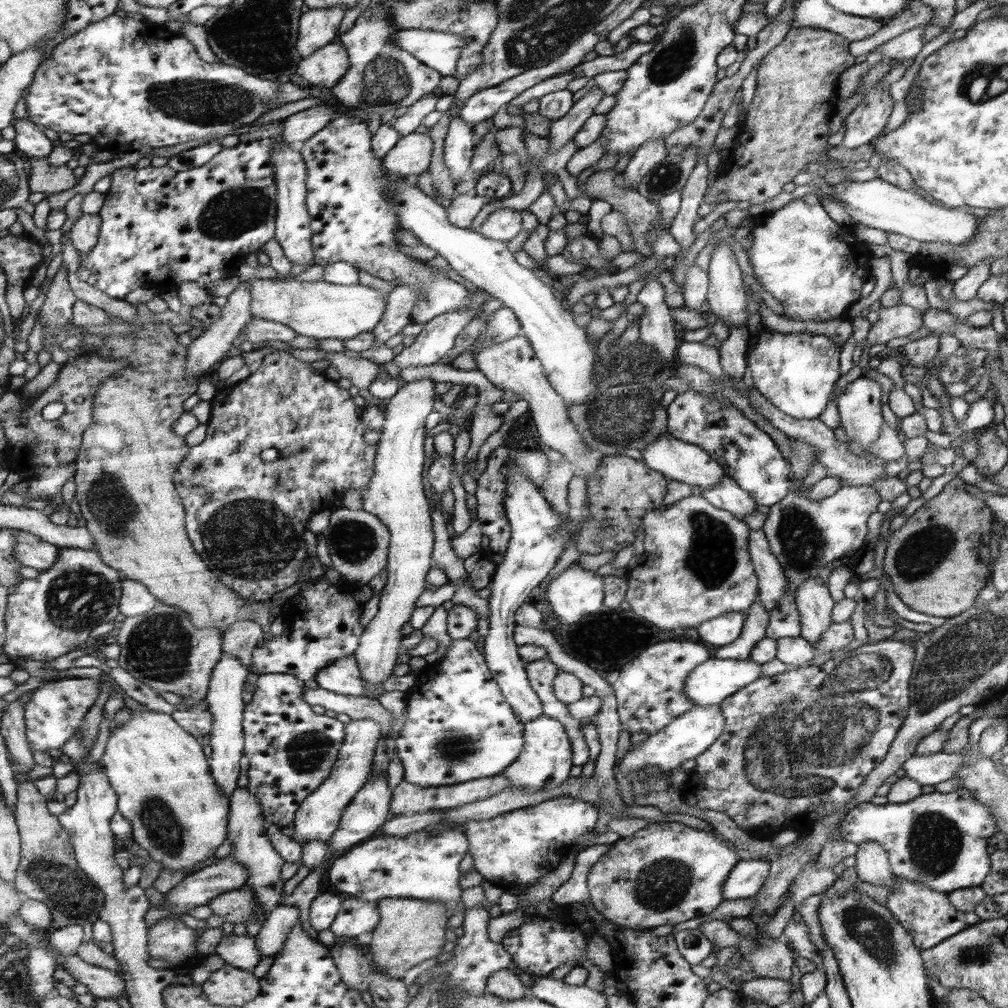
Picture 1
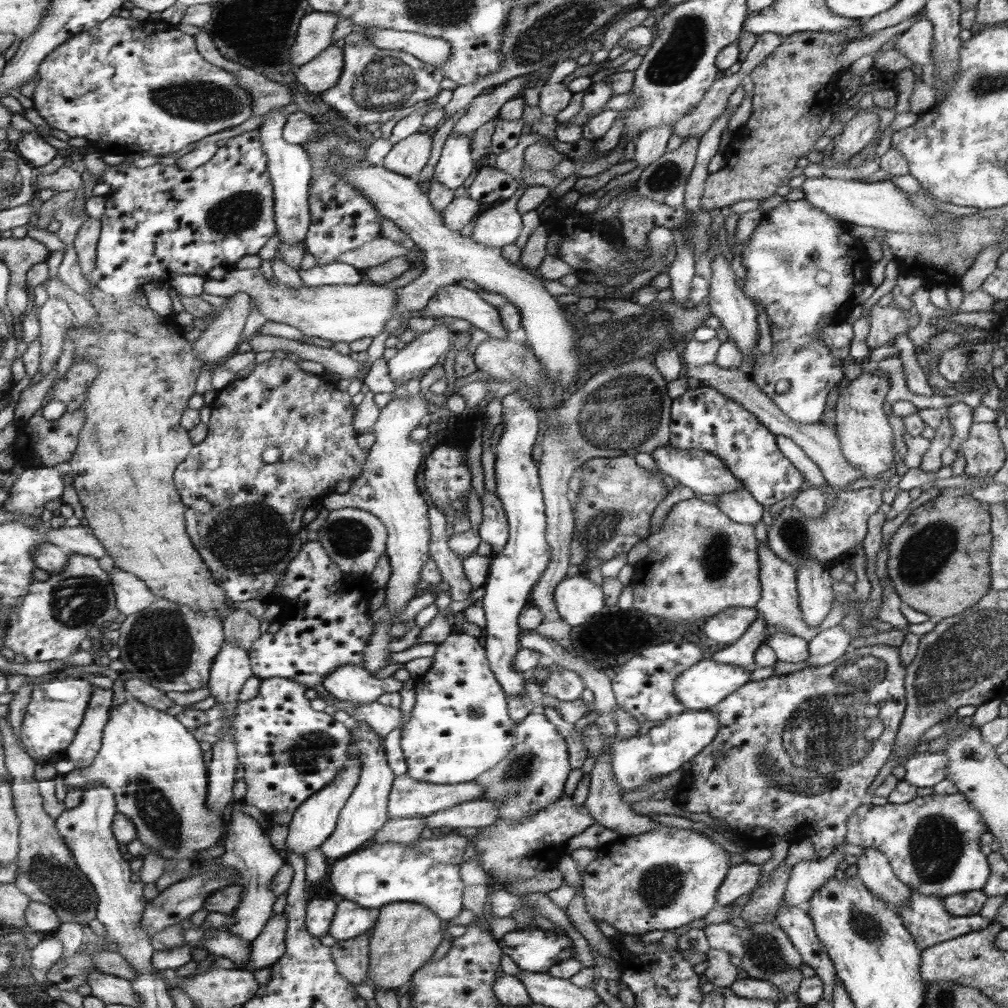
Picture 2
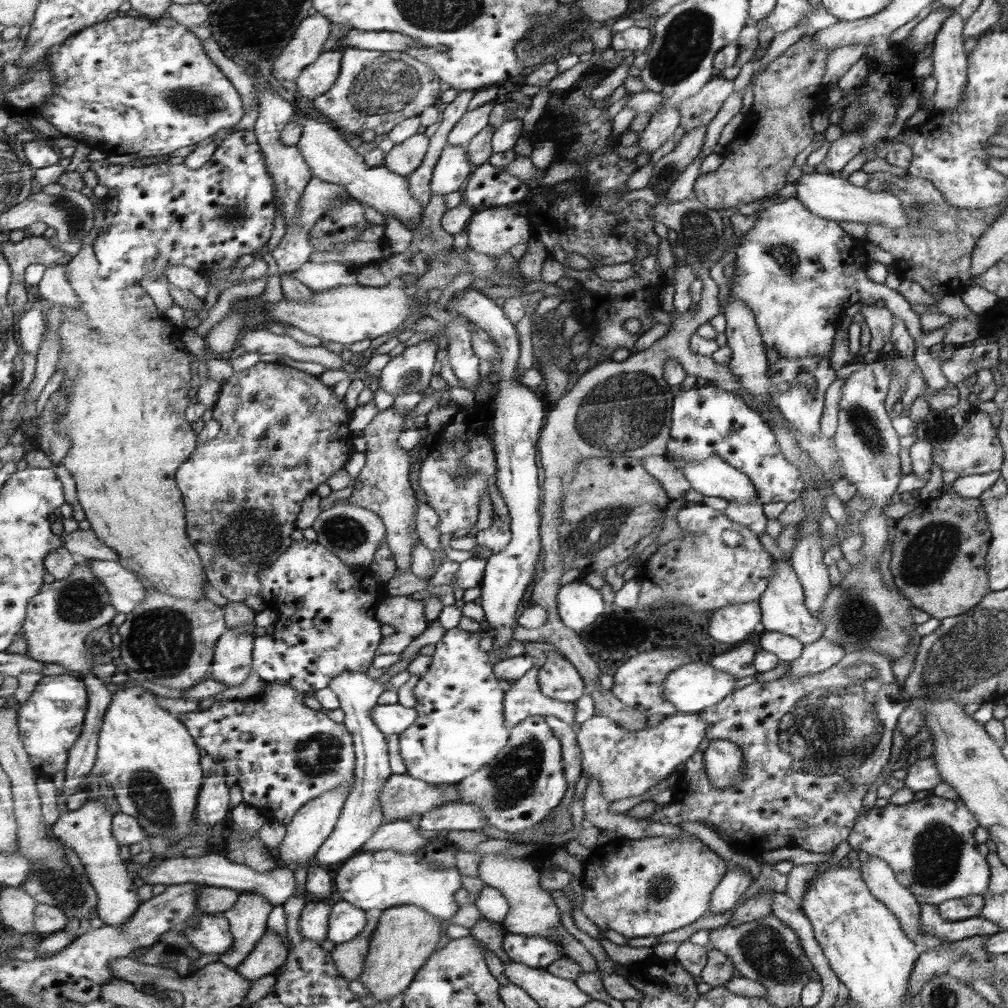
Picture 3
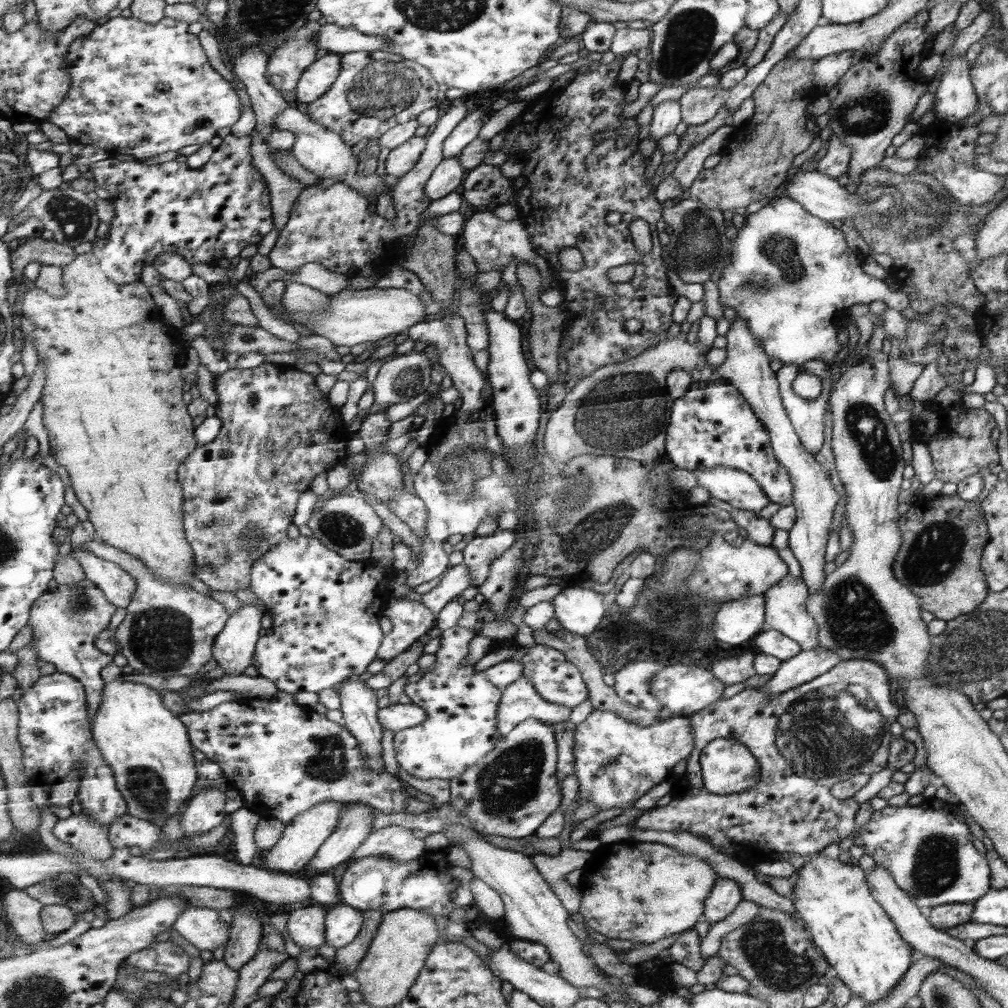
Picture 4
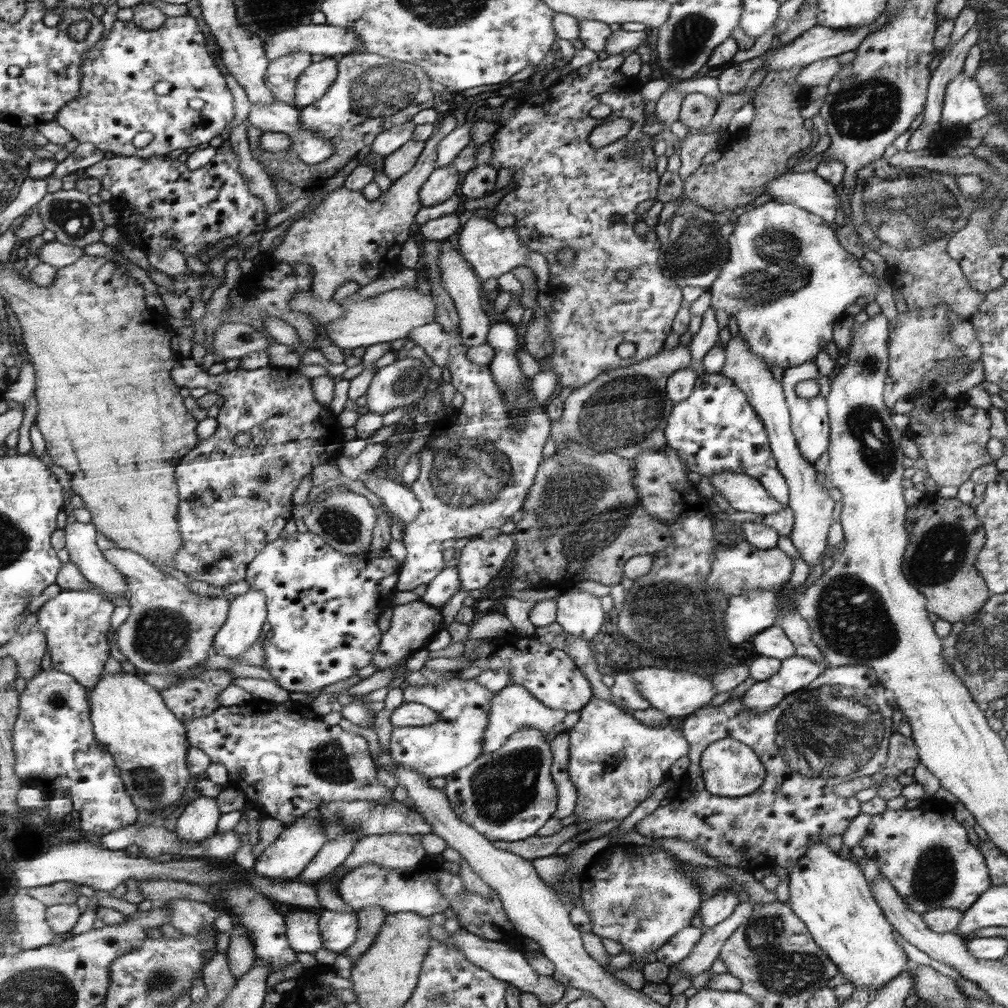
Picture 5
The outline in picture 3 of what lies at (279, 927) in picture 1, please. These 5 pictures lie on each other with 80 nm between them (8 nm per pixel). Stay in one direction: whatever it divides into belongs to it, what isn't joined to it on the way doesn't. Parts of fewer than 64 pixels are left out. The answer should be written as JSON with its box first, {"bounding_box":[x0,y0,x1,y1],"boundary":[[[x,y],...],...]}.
{"bounding_box":[235,930,289,986],"boundary":[[[267,930],[262,940],[258,940],[258,946],[235,969],[243,974],[252,986],[255,980],[272,974],[284,965],[288,956],[289,950],[284,946],[281,934]]]}

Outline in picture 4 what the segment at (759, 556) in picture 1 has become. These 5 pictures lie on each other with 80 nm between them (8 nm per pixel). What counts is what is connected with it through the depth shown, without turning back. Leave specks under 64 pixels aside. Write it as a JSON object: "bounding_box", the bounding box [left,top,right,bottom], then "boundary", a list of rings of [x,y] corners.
{"bounding_box":[763,573,819,651],"boundary":[[[786,573],[776,585],[766,590],[763,595],[765,598],[764,626],[766,628],[777,630],[784,634],[784,636],[795,640],[801,646],[802,651],[817,648],[819,645],[819,628],[814,618],[806,610],[809,592],[807,591],[806,584],[804,584],[804,581],[800,577],[796,578],[790,575],[790,573]]]}

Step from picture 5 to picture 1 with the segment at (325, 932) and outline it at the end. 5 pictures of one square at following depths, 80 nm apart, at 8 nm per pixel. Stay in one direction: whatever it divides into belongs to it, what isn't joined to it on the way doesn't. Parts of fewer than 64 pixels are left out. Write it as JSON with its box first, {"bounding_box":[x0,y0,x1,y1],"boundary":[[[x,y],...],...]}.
{"bounding_box":[330,897,381,937],"boundary":[[[344,897],[342,908],[336,915],[330,930],[334,936],[357,937],[364,932],[373,932],[381,922],[377,902],[366,902],[366,899]]]}

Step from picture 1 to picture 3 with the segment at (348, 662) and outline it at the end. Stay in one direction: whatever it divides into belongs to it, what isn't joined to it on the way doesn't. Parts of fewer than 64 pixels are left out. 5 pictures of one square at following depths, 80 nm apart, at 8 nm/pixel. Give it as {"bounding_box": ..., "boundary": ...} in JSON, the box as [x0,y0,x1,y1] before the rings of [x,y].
{"bounding_box":[314,672,393,866],"boundary":[[[342,672],[330,681],[329,688],[338,698],[340,709],[345,714],[343,725],[353,734],[353,744],[356,748],[356,778],[351,788],[352,792],[348,793],[349,796],[336,828],[330,833],[328,840],[321,846],[320,852],[314,858],[321,865],[331,864],[332,866],[338,862],[348,861],[350,857],[360,852],[365,842],[385,823],[385,815],[382,814],[382,804],[378,797],[393,774],[388,761],[386,736],[374,723],[372,714],[380,695],[392,690],[393,686],[390,681],[380,684],[366,673]]]}

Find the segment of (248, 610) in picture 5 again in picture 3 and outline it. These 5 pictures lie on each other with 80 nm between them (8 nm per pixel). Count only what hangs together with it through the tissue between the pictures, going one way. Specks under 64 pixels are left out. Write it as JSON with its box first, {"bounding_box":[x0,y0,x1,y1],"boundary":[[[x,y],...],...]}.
{"bounding_box":[212,622,256,689],"boundary":[[[254,622],[249,624],[239,624],[234,628],[228,628],[225,634],[215,645],[215,656],[212,664],[212,679],[218,682],[222,682],[226,687],[238,689],[241,688],[243,682],[248,678],[250,674],[253,657],[253,640],[256,638],[256,634],[251,634],[256,628]]]}

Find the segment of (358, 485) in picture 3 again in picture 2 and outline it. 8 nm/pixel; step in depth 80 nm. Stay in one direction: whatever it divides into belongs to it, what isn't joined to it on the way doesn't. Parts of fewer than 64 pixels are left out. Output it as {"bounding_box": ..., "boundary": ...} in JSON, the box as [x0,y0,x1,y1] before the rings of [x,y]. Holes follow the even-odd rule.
{"bounding_box":[322,392,432,616],"boundary":[[[420,392],[405,397],[392,399],[381,408],[376,424],[372,427],[375,436],[374,444],[369,449],[365,470],[361,477],[345,493],[331,492],[322,500],[323,508],[340,510],[354,507],[370,511],[377,515],[388,527],[388,548],[385,554],[391,564],[391,575],[386,589],[385,606],[389,607],[389,614],[397,616],[407,602],[416,596],[416,583],[421,579],[420,571],[429,559],[429,546],[432,540],[430,534],[429,508],[416,486],[416,474],[422,466],[424,452],[420,441],[410,440],[410,434],[418,428],[420,420],[430,413],[430,402]],[[362,488],[370,488],[368,496],[361,496]]]}

